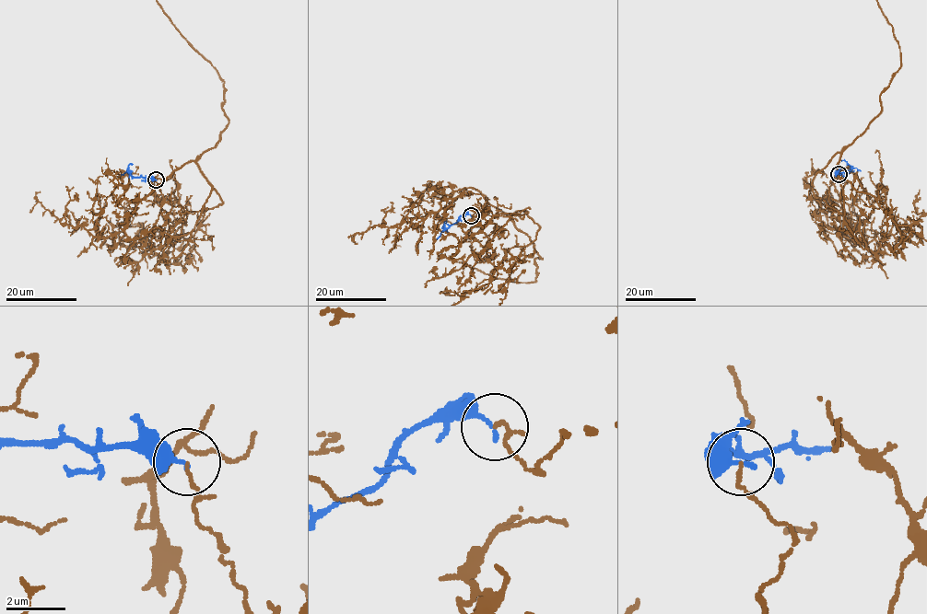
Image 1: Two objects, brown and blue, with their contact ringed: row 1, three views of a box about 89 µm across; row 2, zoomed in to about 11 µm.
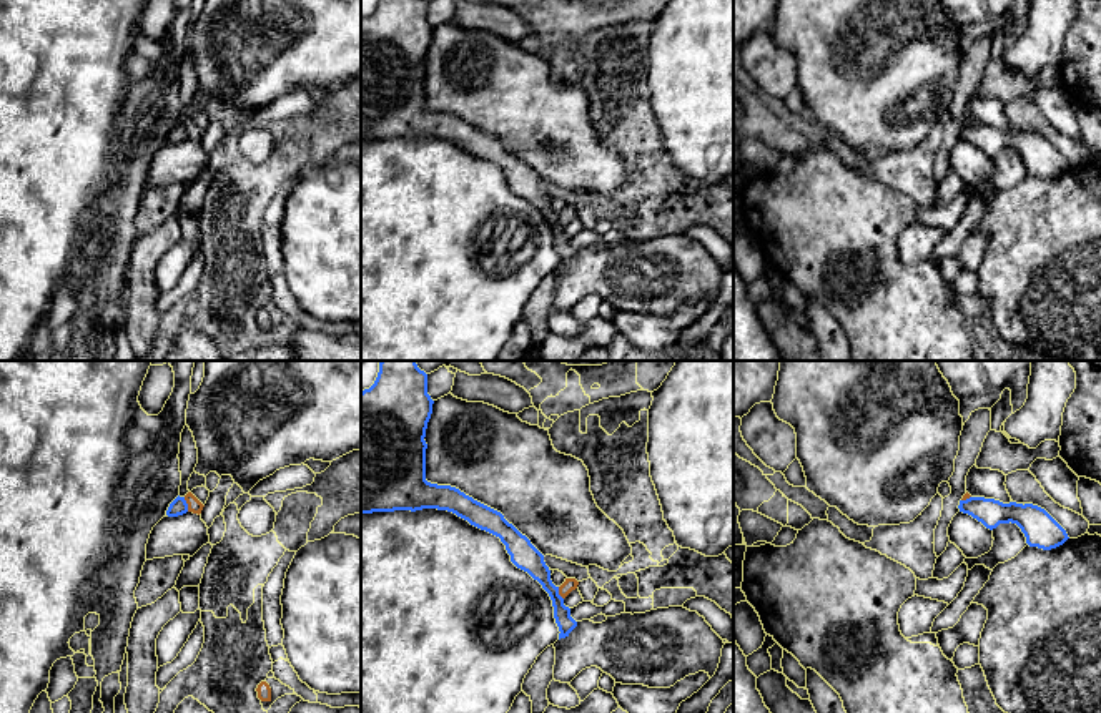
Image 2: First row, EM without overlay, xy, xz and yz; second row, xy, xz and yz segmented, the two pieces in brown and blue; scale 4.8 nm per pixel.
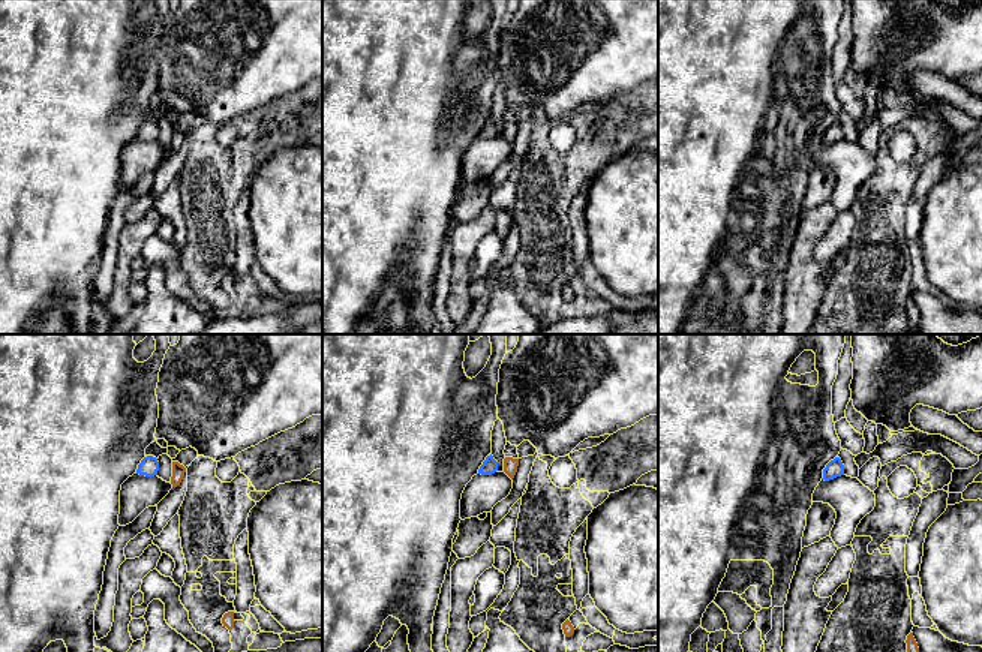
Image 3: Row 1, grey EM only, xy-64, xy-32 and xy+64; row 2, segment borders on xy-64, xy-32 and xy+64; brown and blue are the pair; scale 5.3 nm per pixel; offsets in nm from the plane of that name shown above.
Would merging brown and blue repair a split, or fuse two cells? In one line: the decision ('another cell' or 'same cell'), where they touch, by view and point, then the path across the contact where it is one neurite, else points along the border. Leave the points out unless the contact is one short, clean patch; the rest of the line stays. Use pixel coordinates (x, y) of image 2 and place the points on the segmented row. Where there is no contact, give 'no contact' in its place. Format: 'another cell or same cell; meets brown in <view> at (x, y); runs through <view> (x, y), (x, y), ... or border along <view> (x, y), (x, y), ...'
another cell; meets brown in xy at (187, 502); border along xy (183, 497), (188, 511)

